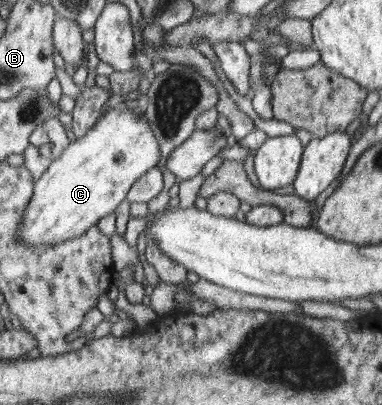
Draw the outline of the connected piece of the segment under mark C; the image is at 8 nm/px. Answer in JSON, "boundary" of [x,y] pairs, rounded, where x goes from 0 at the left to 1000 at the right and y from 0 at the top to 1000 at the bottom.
{"boundary":[[[314,259],[291,269],[228,333],[188,343],[131,415],[89,449],[50,595],[76,605],[149,605],[225,578],[332,489],[343,462],[421,395],[416,351],[377,284]]]}

